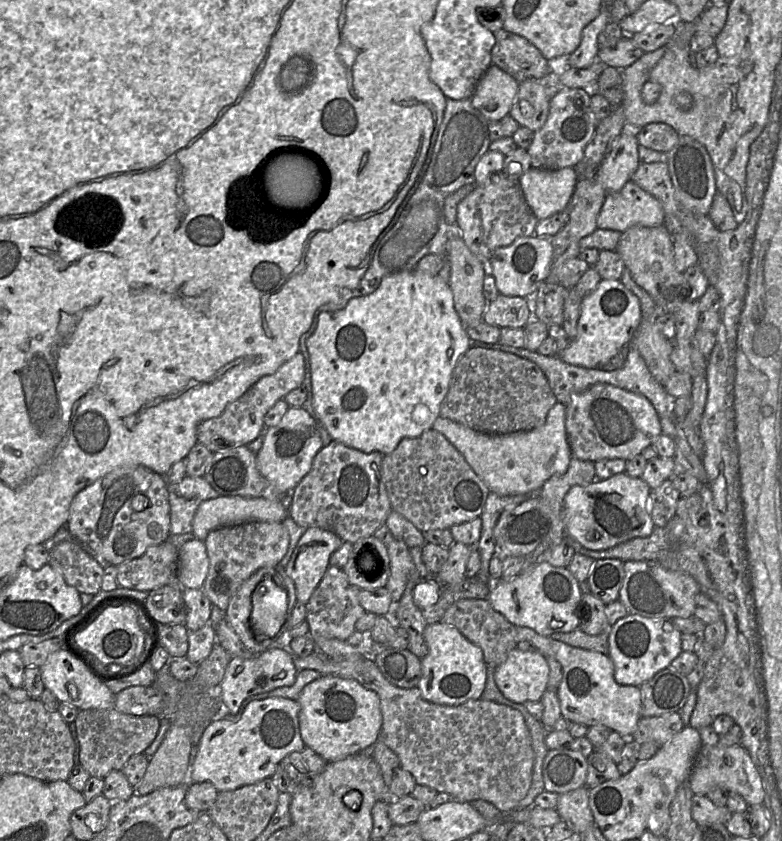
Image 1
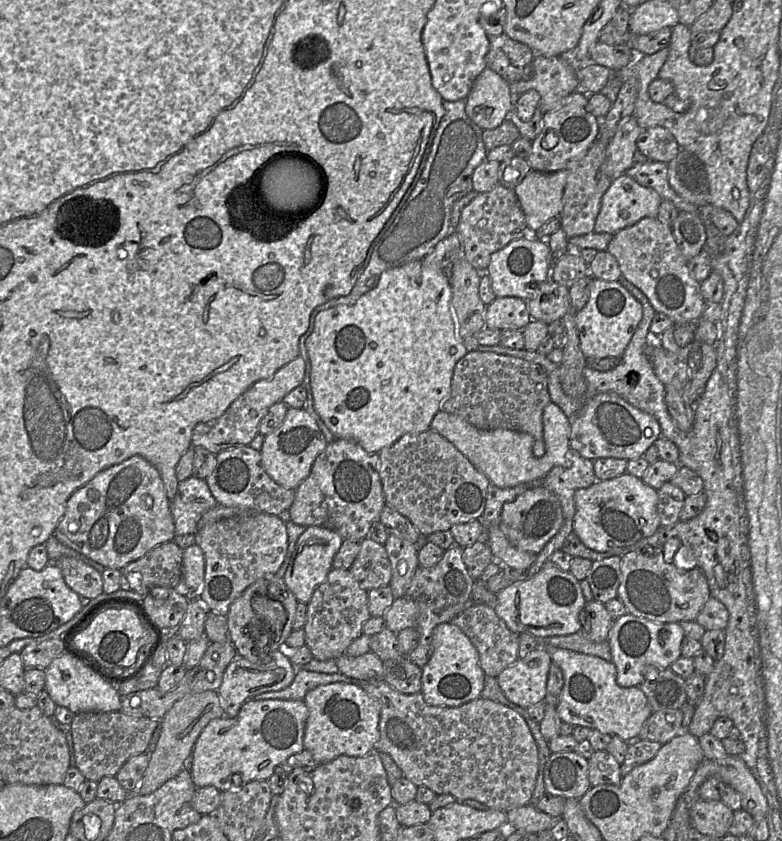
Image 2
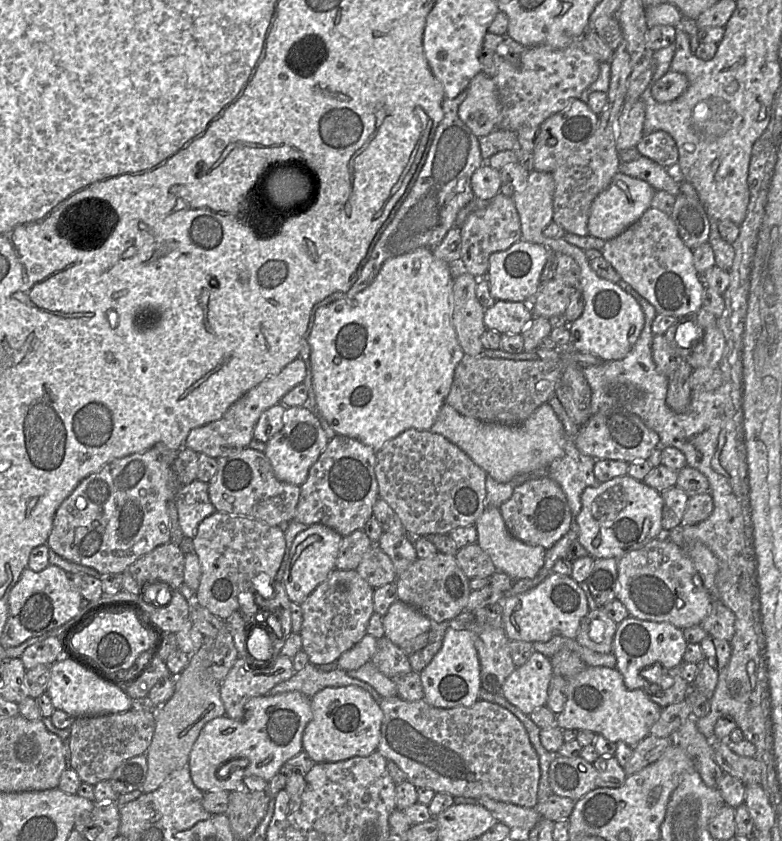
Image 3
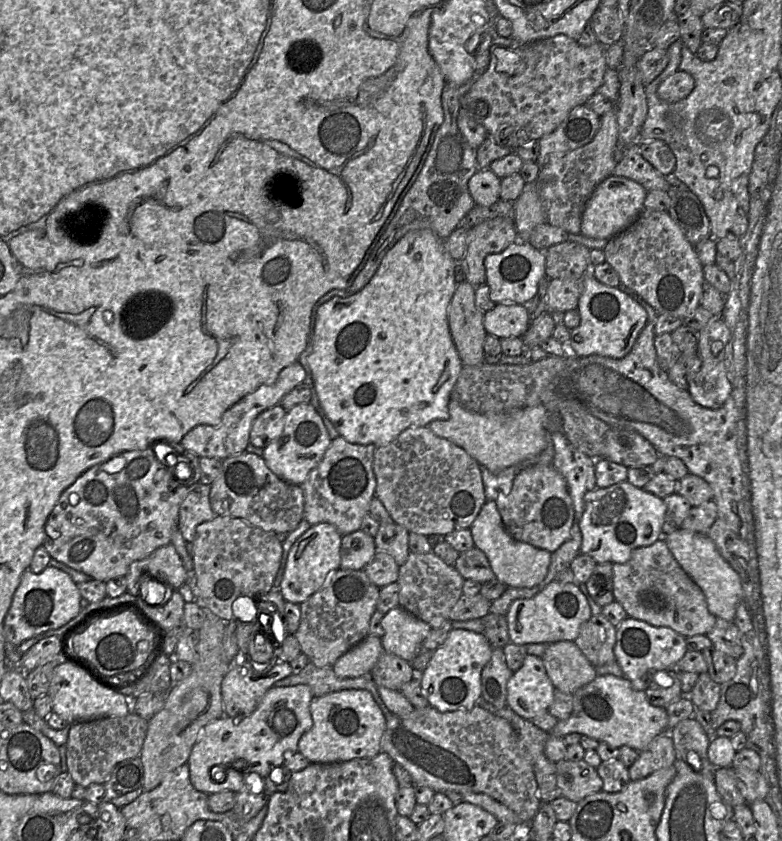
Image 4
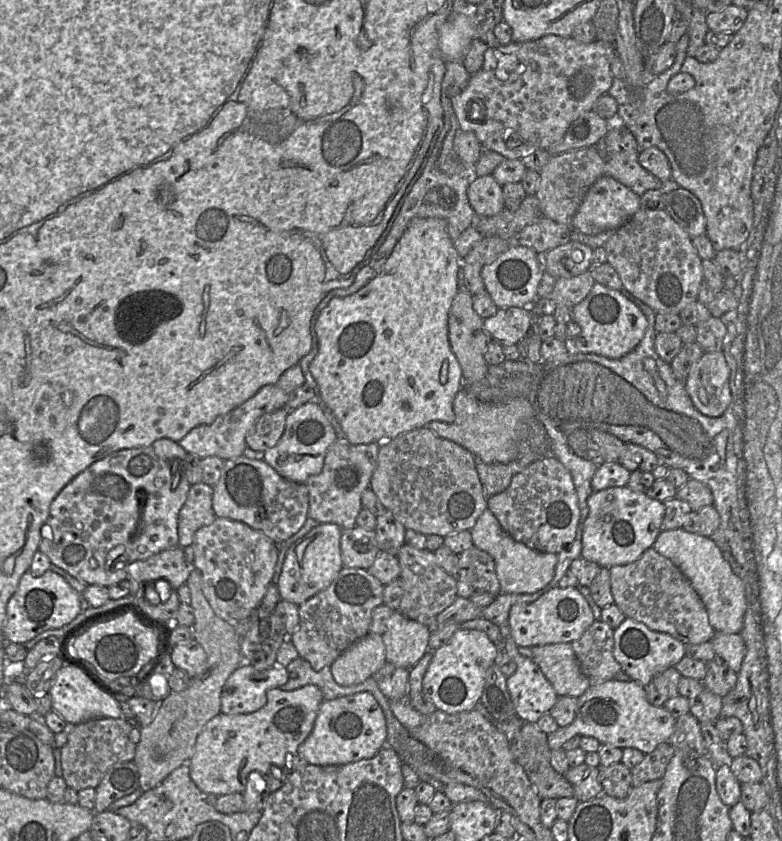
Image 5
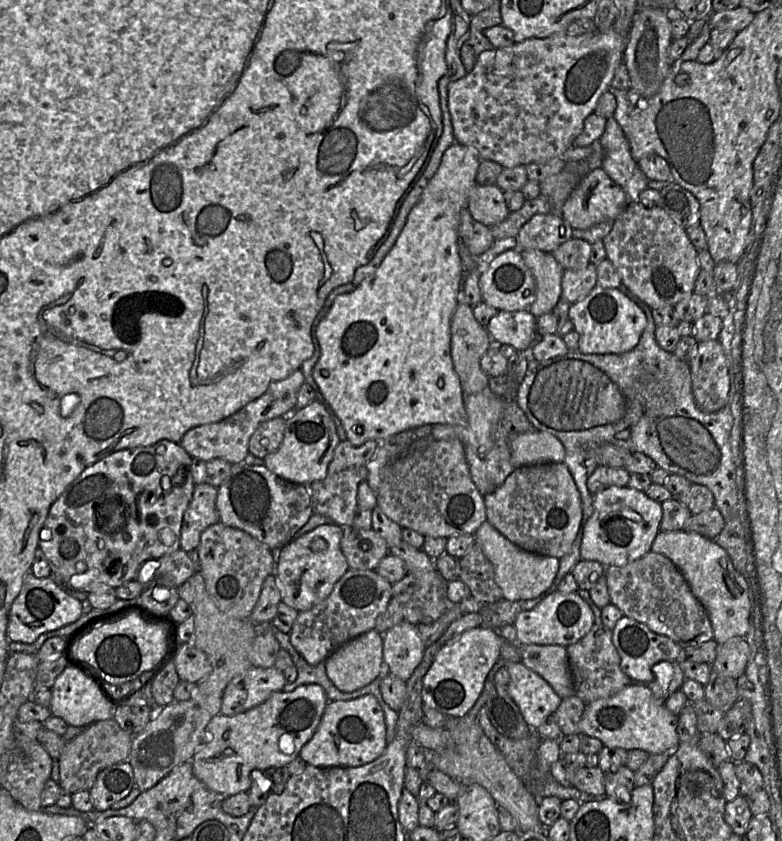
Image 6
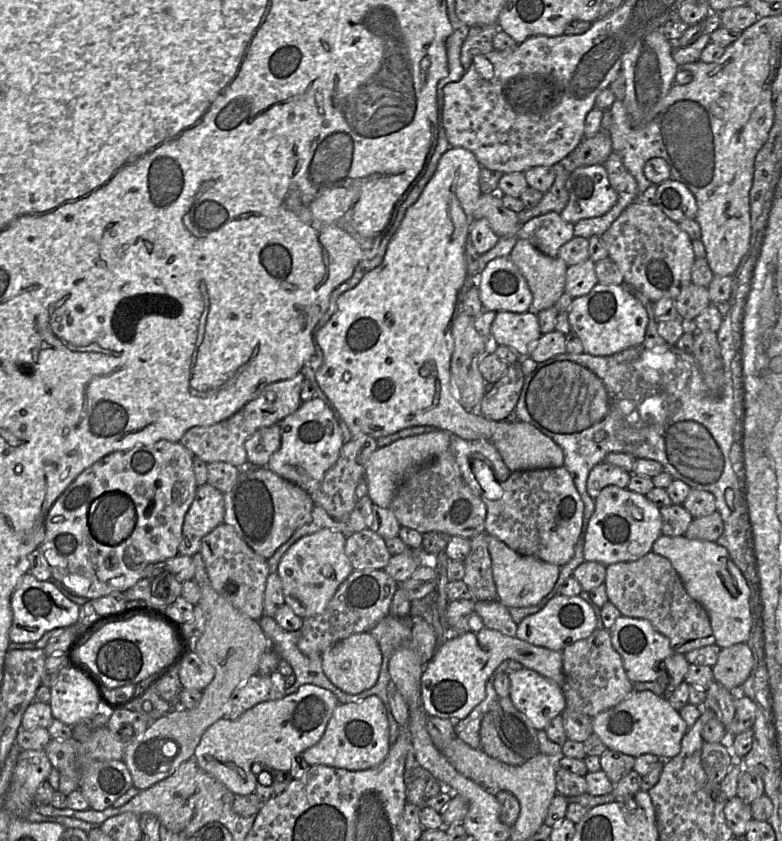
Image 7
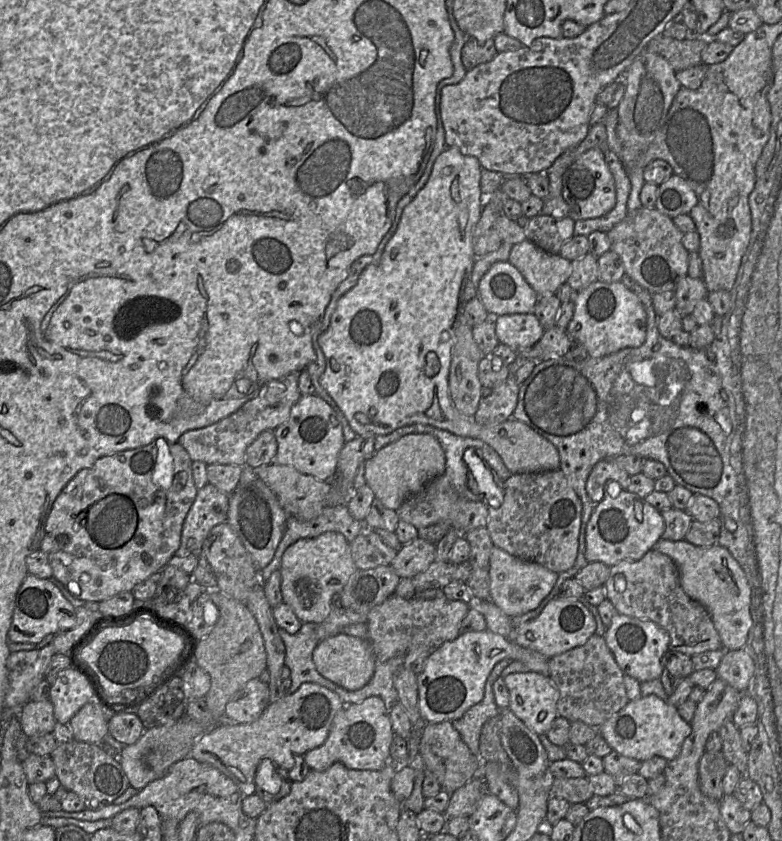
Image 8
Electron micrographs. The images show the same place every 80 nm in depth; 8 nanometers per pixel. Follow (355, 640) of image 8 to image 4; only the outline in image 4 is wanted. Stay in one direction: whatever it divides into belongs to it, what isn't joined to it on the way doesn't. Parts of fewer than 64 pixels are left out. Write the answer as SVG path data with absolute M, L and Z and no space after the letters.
M368 635L336 660L332 665L333 671L341 678L370 675L372 668L383 652L381 638Z

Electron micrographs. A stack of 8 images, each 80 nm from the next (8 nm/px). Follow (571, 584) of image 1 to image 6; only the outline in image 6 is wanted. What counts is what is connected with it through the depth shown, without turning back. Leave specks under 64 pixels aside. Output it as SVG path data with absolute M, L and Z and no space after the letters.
M556 591L534 608L520 612L514 623L519 644L560 645L567 647L584 637L594 625L594 615L577 592Z

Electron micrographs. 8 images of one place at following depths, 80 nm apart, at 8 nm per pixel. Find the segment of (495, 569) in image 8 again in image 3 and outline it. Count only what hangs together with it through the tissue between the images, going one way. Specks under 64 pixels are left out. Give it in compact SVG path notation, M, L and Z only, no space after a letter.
M485 508L476 520L475 527L476 543L488 554L497 572L505 573L513 580L520 580L533 578L543 566L546 549L526 544L513 537L505 526L499 508Z

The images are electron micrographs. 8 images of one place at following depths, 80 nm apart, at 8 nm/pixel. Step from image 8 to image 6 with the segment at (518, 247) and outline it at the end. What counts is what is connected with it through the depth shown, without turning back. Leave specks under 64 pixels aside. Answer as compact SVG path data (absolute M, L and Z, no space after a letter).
M519 249L530 269L536 287L536 297L529 311L536 318L553 311L562 293L564 270L551 253L536 249Z

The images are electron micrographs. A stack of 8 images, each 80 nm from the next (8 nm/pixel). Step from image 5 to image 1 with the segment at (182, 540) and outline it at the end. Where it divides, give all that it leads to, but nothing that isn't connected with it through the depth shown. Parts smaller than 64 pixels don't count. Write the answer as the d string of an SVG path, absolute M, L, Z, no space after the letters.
M186 475L180 482L167 485L170 504L170 532L192 532L192 521L201 502L218 497L218 492L203 476Z

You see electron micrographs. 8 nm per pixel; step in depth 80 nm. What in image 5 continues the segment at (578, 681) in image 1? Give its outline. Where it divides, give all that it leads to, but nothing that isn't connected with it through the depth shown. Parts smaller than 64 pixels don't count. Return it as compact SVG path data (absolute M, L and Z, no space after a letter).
M612 679L590 687L578 697L577 712L573 722L547 734L551 751L562 748L574 735L594 737L602 744L614 747L636 748L644 754L652 752L659 744L670 741L676 719L663 707L652 705L640 683Z

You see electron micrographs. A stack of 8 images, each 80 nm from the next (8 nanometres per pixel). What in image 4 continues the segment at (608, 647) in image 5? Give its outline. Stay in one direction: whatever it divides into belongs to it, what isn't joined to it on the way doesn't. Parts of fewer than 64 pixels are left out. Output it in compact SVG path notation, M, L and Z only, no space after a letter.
M602 614L585 621L573 642L594 667L615 661L616 627Z

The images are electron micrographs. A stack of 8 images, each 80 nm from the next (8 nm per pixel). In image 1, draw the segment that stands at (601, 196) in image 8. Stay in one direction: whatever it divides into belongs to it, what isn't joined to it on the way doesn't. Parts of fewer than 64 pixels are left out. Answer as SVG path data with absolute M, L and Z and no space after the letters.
M633 181L605 197L598 214L598 229L624 232L633 226L654 227L664 223L665 212L660 202Z

